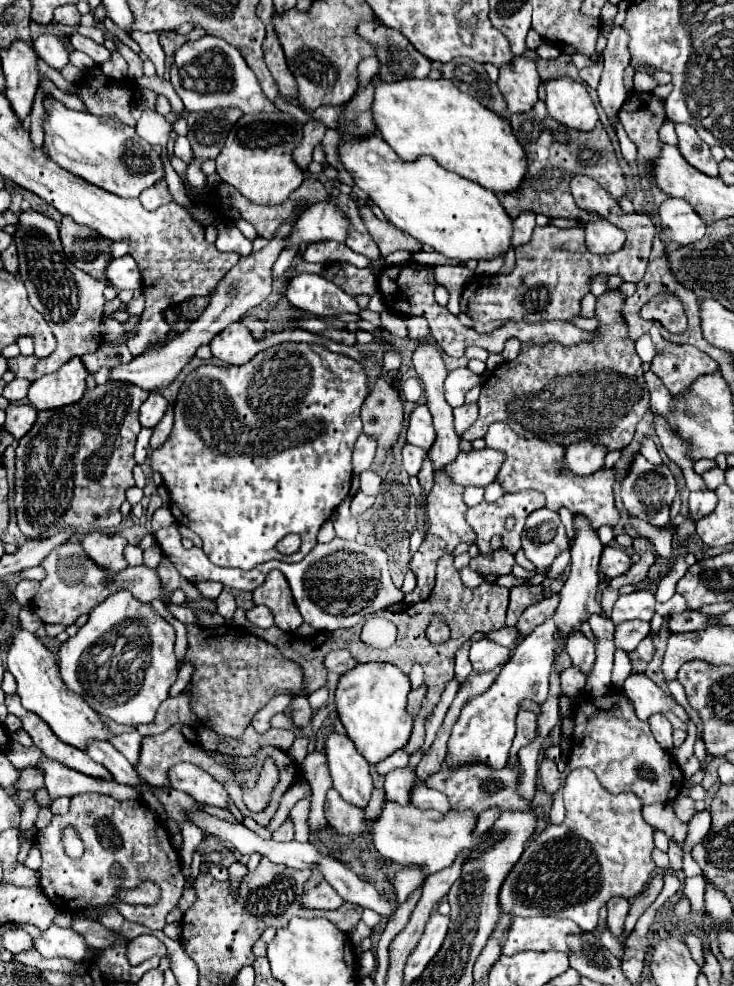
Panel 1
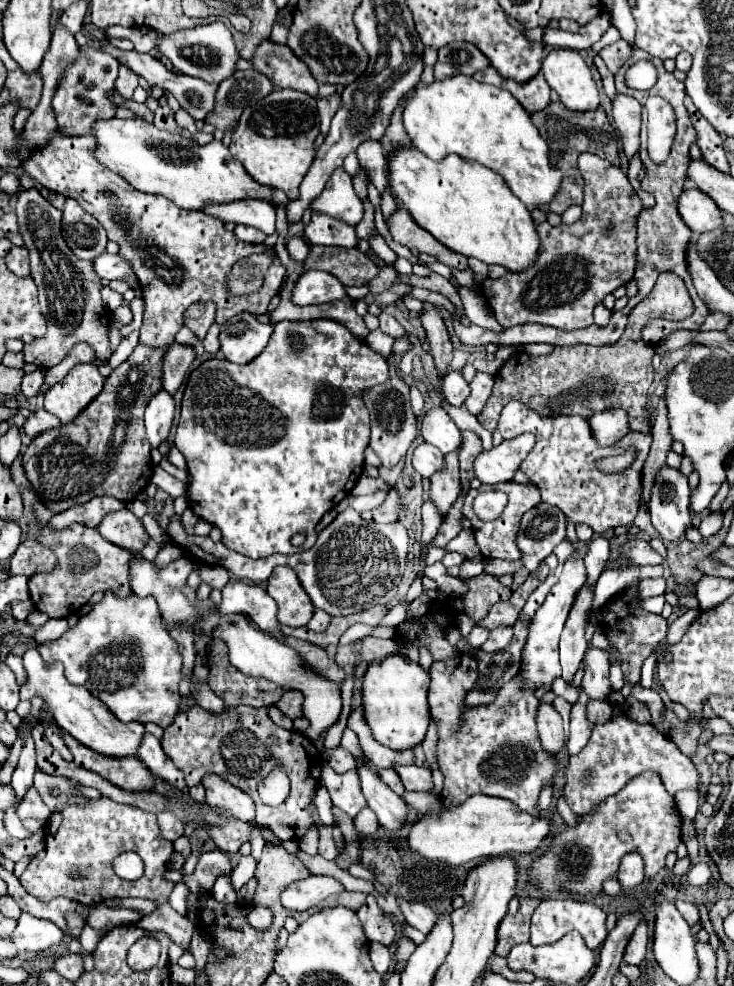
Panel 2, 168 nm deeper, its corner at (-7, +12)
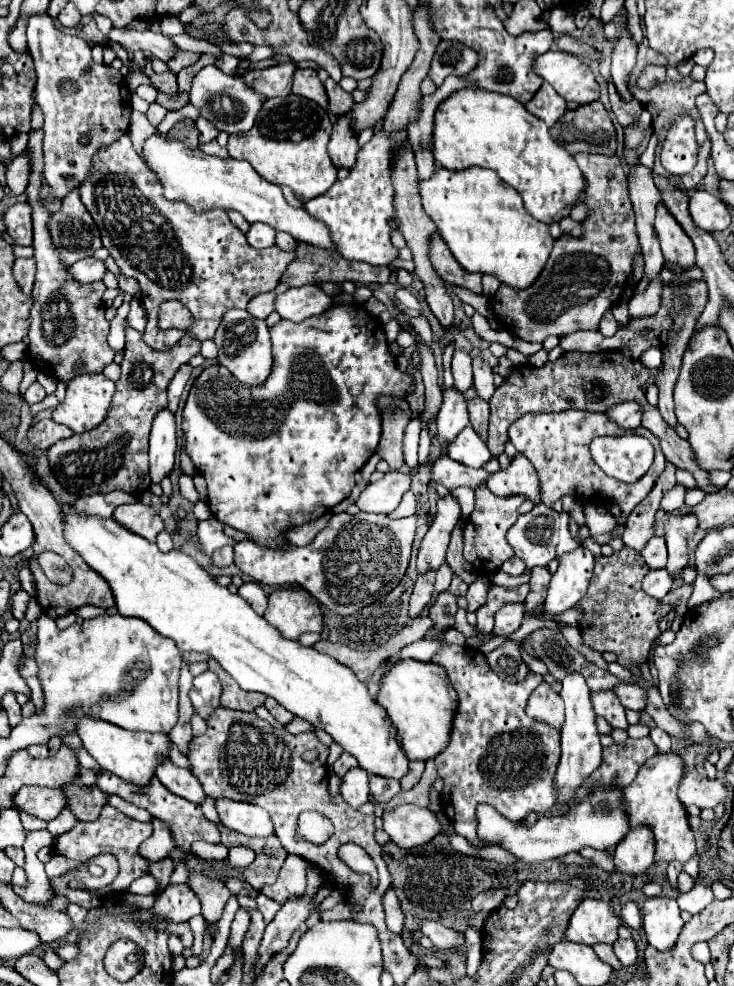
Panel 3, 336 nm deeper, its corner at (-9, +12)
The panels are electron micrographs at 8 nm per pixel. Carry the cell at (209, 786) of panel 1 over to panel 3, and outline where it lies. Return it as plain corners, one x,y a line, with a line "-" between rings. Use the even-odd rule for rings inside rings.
216,799
216,811
218,811
220,823
232,831
238,831
250,837
264,837
274,833
270,815
262,807
256,807
252,803

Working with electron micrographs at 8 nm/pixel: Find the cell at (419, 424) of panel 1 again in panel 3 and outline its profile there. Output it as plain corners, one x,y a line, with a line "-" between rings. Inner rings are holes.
472,427
462,429
456,435
456,439
452,443
448,443
446,455
458,463
464,463
464,465
476,467
476,469
480,469
492,457
486,443
482,439
478,439
478,435
476,435
476,431
472,431

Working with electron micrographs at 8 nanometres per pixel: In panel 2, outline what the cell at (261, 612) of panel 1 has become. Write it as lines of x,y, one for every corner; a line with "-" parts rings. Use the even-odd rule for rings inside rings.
230,581
222,589
222,613
246,613
258,627
276,639
284,636
278,625
276,601
256,583

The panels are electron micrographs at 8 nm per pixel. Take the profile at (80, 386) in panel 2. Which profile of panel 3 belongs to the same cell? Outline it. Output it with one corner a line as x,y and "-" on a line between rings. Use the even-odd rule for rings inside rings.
102,373
76,375
66,387
64,401
52,411
52,419
56,423
70,427
74,433
84,433
84,431
100,425
100,421
104,421
104,415
106,415
112,395
114,395
114,389
116,389
114,383
110,379
106,379

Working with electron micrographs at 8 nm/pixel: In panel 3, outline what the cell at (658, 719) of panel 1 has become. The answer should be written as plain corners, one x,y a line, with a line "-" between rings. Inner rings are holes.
620,683
614,687
614,693
618,695
620,703
626,709
634,709
634,711
642,711
648,703
648,695
642,687
638,685
628,685
628,683

